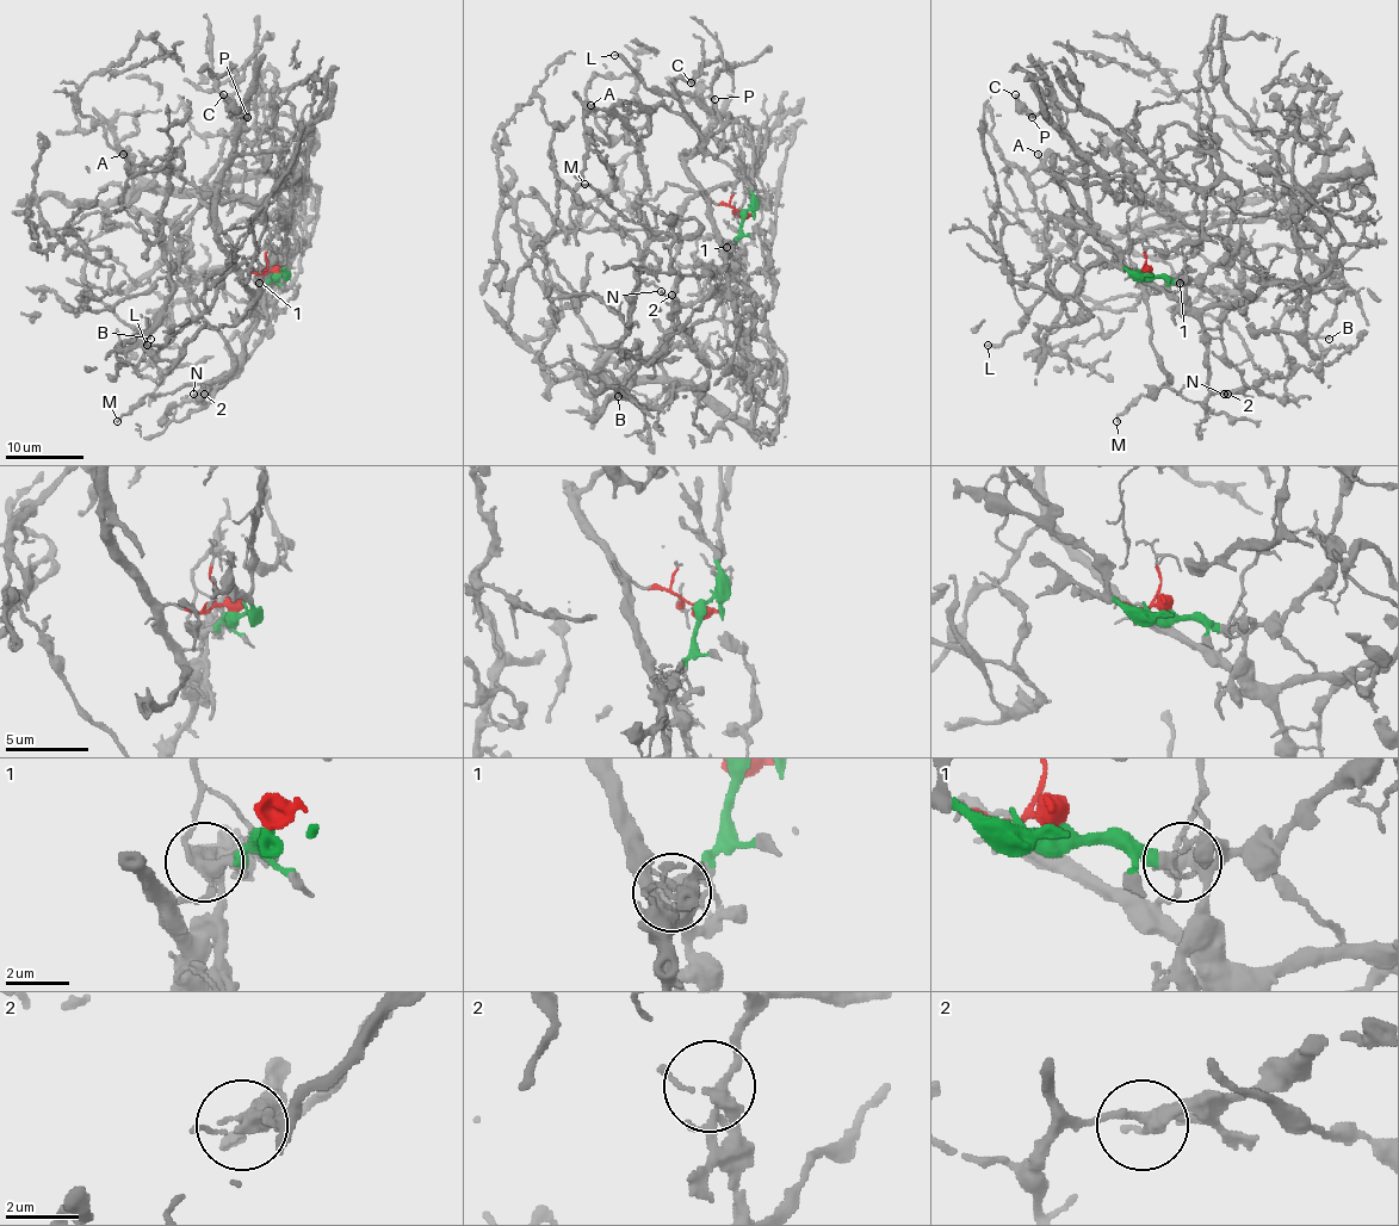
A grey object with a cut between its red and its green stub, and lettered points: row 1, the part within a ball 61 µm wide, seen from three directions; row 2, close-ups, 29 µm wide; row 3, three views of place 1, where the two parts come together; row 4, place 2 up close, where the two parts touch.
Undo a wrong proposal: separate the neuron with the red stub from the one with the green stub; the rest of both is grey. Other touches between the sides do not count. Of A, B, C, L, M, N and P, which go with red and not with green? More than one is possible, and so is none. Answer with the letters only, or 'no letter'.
C, L, N, P

